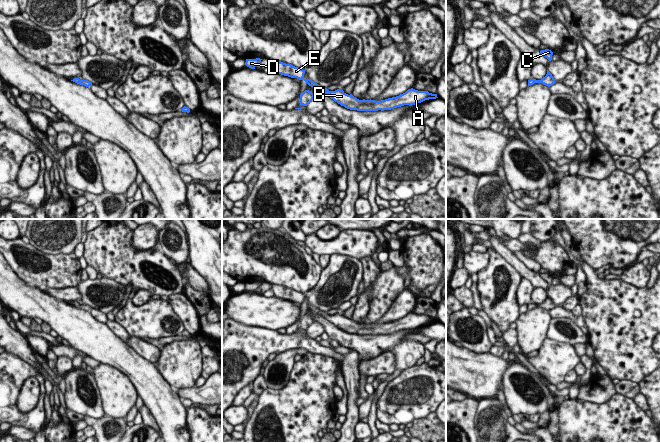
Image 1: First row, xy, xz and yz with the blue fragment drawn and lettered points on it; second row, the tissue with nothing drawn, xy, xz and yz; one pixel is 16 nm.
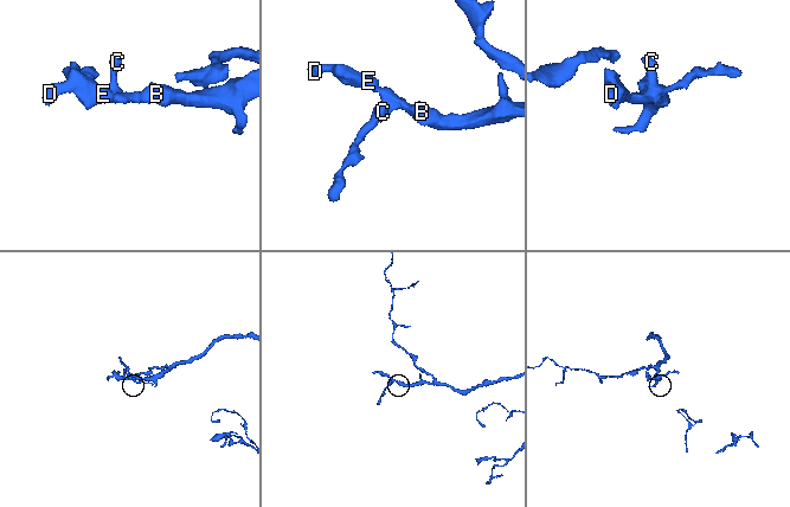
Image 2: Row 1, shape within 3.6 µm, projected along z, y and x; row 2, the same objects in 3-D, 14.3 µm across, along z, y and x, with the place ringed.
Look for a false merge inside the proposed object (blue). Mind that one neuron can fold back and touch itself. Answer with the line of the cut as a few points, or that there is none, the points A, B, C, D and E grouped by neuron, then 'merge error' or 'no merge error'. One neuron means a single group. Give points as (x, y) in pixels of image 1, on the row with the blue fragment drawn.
cut none; groups A B C D E; no merge error

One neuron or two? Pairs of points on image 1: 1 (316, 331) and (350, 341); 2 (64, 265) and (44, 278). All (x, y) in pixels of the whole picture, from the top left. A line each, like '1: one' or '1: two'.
1: two
2: one

